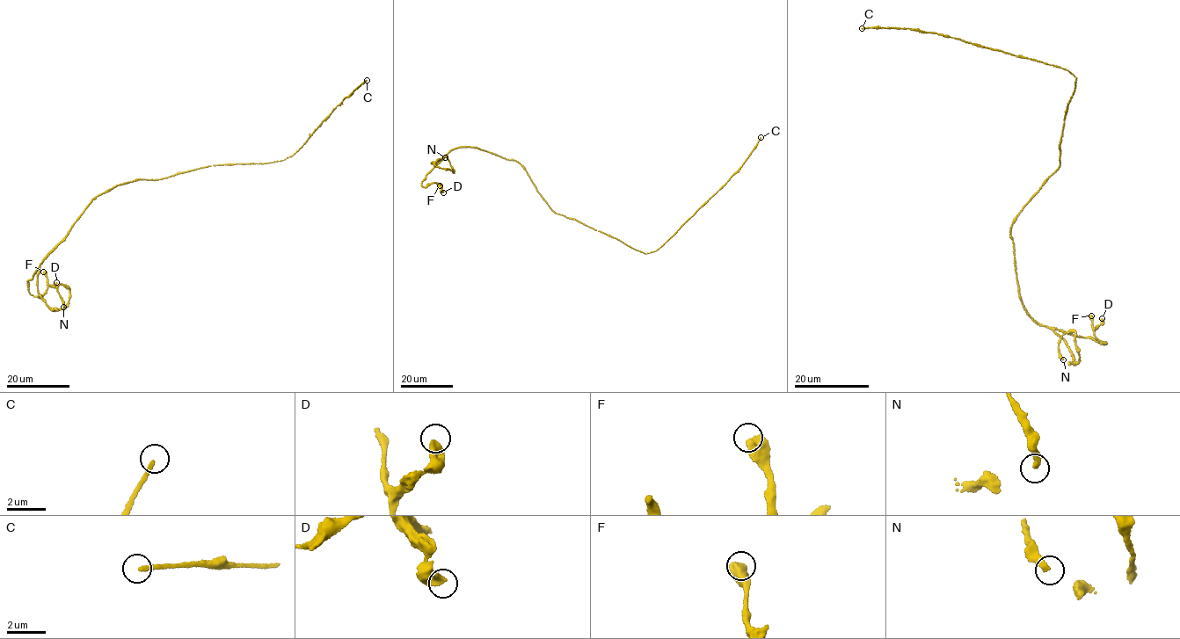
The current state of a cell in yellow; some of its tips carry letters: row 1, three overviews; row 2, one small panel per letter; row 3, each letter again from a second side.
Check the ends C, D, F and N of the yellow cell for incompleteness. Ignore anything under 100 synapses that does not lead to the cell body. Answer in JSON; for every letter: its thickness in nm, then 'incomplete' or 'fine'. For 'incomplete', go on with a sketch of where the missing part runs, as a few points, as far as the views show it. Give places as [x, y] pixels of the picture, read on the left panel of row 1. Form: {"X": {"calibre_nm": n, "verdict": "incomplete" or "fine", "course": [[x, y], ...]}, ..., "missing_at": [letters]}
{"C": {"calibre_nm": 200, "verdict": "incomplete"}, "D": {"calibre_nm": 440, "verdict": "fine"}, "F": {"calibre_nm": 600, "verdict": "fine"}, "N": {"calibre_nm": 320, "verdict": "fine"}, "missing_at": ["C"]}

